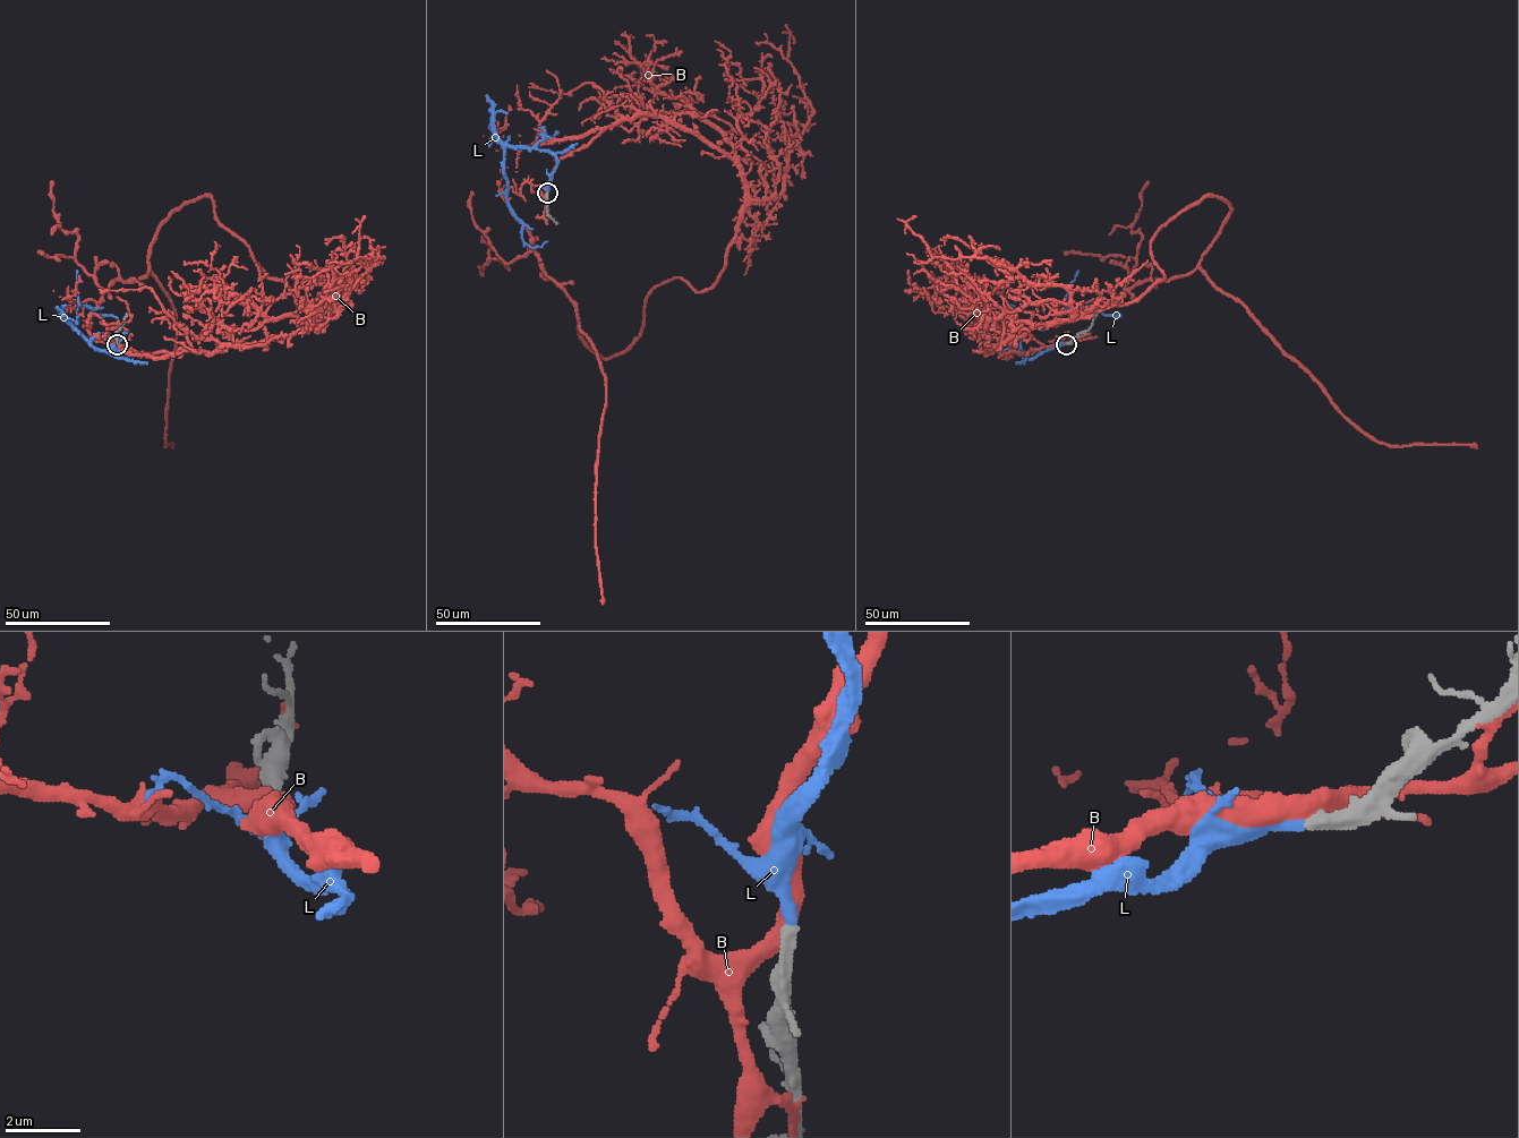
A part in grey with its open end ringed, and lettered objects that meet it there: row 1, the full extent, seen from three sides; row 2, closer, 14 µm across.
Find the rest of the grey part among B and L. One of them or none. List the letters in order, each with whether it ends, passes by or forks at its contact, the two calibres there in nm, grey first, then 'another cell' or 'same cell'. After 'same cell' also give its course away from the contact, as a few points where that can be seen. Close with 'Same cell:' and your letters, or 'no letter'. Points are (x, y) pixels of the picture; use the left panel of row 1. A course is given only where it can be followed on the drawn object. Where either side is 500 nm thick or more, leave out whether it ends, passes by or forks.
B: it passes by; calibres 380 and 480 nm; another cell
L: it ends; calibres 360 and 280 nm; same cell; course (117, 344), (126, 358), (96, 350), (73, 327), (77, 307), (88, 306), (93, 309), (92, 315), (118, 318)
Same cell: L

